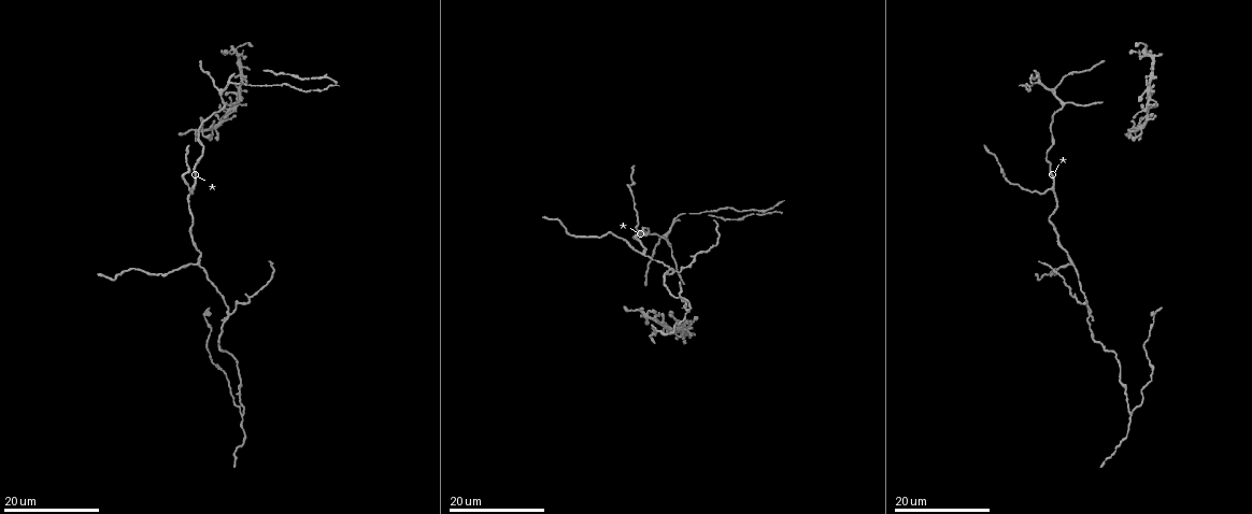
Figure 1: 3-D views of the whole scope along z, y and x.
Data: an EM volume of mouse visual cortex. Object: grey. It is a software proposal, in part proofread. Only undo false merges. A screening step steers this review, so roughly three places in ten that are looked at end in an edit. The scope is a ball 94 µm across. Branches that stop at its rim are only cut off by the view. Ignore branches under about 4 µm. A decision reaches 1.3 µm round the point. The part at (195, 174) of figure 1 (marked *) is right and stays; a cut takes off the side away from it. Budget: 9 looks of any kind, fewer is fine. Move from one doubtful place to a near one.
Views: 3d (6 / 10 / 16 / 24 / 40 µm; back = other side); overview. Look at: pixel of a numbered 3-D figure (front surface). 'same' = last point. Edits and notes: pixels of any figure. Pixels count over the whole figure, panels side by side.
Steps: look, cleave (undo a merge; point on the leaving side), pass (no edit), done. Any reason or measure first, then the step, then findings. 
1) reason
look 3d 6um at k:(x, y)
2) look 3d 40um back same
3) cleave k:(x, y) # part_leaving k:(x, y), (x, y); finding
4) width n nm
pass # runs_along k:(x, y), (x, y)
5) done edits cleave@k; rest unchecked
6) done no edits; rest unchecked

thin arm on a thick one
look 3d 16um at 1:(1146, 107)

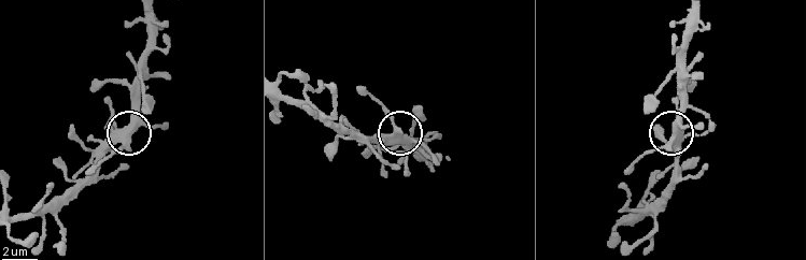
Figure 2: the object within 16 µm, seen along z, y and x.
look 3d 10um at 2:(389, 136)

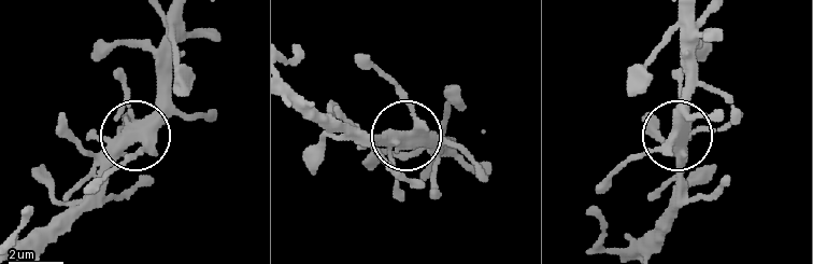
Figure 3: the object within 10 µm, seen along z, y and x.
arms 5
pass # runs_along 3:(692, 21), (692, 91), (683, 125), (611, 171); one neuron here

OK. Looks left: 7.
two arms at a narrow angle
look 3d 24um at 1:(230, 315)

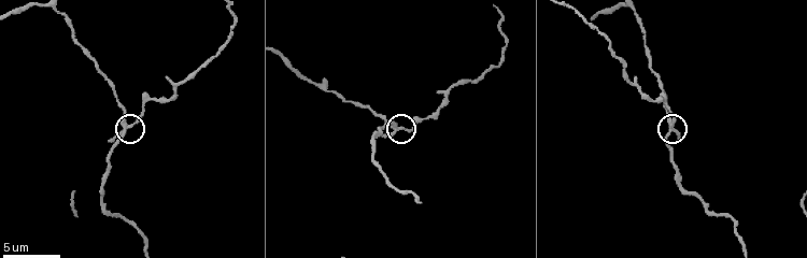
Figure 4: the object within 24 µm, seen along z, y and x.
zoom in
look 3d 10um at 4:(130, 124)

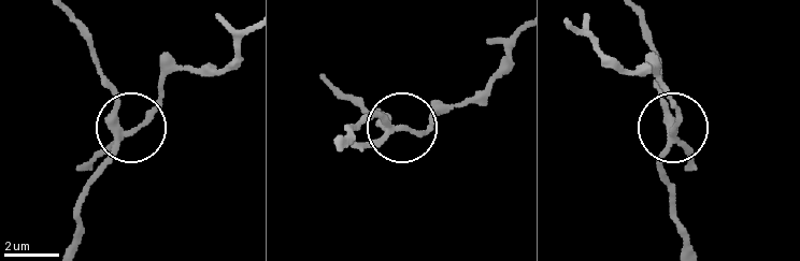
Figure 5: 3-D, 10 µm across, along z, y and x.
width 220 nm
cleave 5:(90, 159) # part_leaving 5:(126, 133), (138, 127), (166, 77), (220, 69), (248, 31); two neurons meet here

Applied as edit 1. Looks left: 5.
branch point
look 3d 10um at 4:(323, 86)

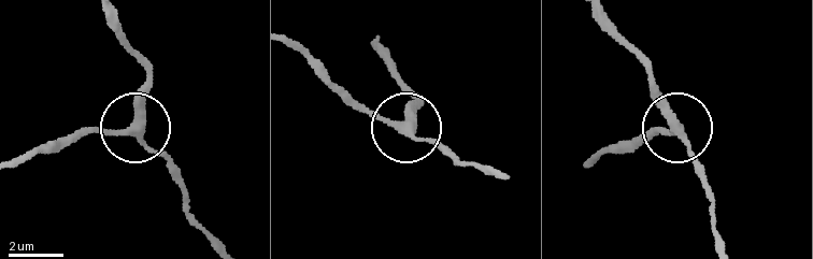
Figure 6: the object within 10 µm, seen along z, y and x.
from behind
look 3d 10um back at 6:(134, 131)

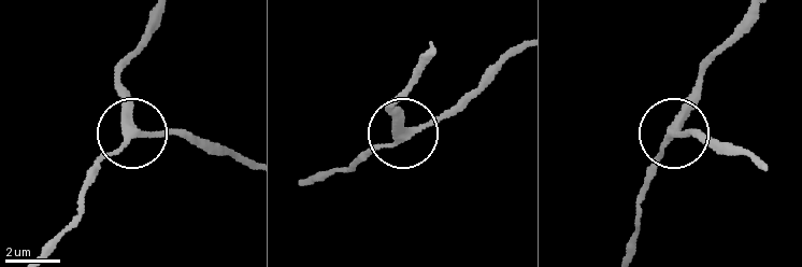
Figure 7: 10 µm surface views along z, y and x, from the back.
pass # runs_along 7:(754, 16), (710, 65), (677, 135), (710, 135); all the same neuron

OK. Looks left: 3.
branch point
look 3d 24um at 1:(1052, 190)

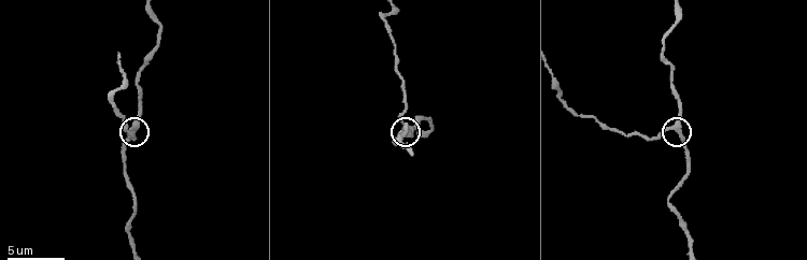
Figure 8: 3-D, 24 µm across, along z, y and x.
look 3d 6um at 8:(136, 126)

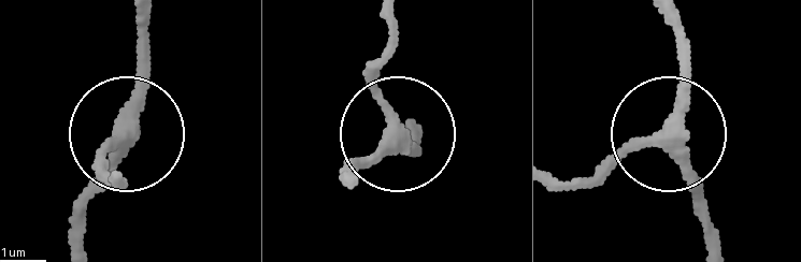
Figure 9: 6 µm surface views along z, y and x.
arms 3
pass # runs_along 9:(674, 26), (682, 106), (585, 184); continuous, no second neuron

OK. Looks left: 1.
done edits cleave@5; rest unchecked

